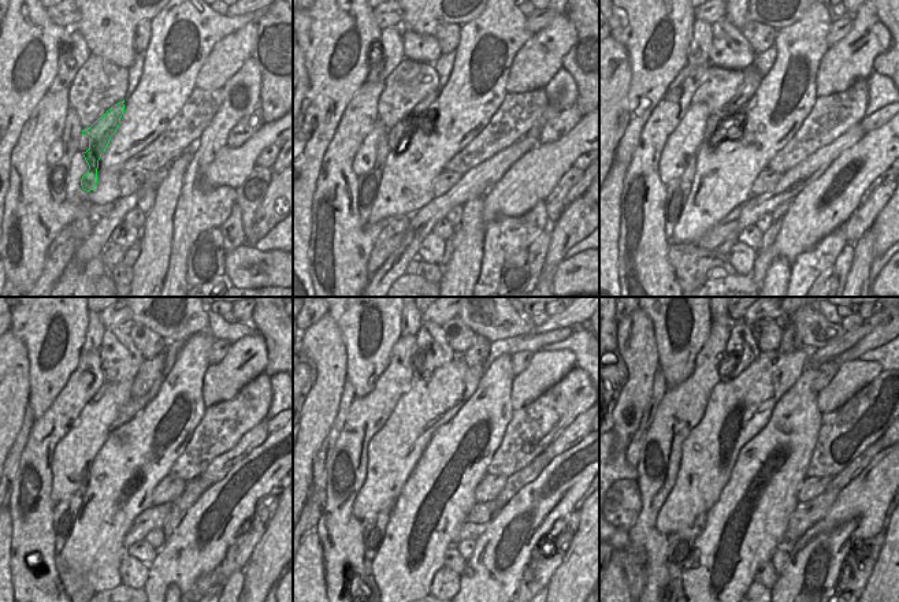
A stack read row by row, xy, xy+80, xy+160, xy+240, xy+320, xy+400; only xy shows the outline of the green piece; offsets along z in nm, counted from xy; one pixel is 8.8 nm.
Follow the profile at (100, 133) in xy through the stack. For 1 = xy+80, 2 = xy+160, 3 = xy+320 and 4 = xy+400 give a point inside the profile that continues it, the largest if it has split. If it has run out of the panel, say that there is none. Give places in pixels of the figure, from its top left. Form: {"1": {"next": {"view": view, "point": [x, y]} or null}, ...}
{"1": {"next": {"view": "xy+80", "point": [423, 111]}}, "2": {"next": {"view": "xy+160", "point": [745, 93]}}, "3": {"next": {"view": "xy+320", "point": [482, 349]}}, "4": {"next": {"view": "xy+400", "point": [790, 342]}}}

